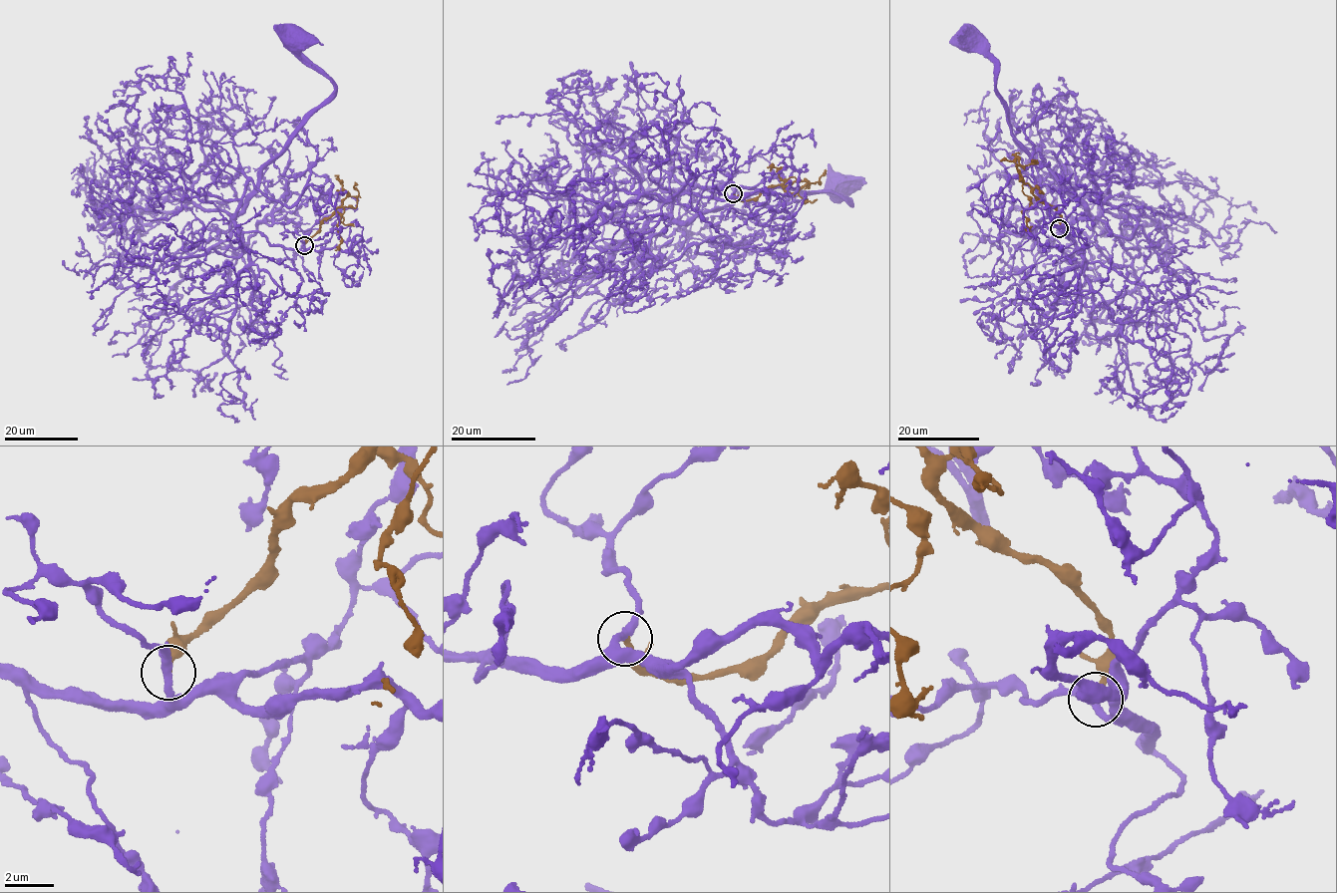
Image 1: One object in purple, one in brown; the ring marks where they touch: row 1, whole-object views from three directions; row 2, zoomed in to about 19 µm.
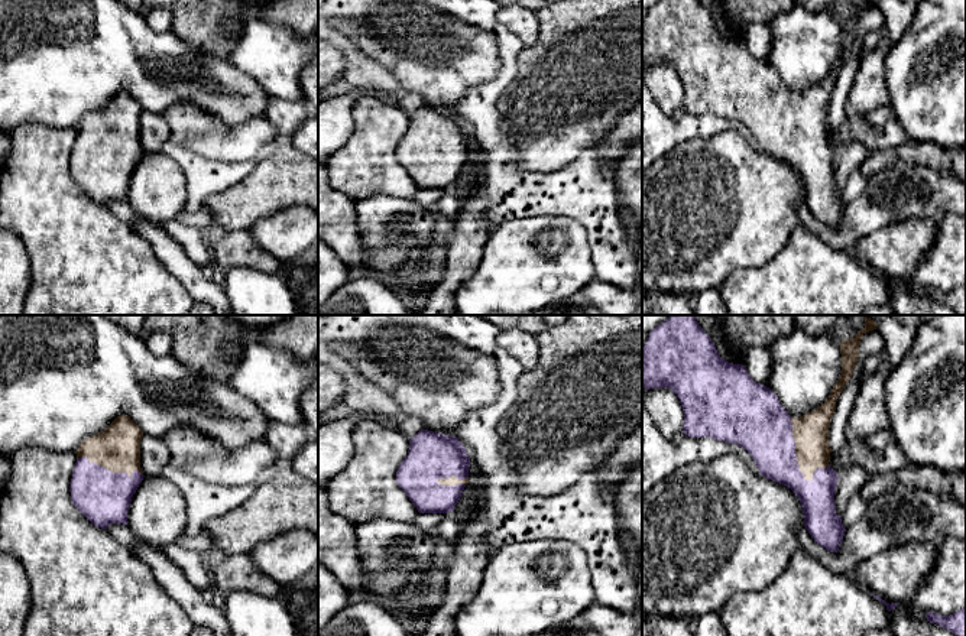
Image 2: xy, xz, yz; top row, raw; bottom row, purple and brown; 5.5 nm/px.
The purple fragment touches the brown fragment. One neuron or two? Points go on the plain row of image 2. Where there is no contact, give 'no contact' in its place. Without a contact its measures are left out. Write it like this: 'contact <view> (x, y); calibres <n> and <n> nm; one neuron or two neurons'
contact yz (794, 126); calibres 320 and 200 nm; one neuron

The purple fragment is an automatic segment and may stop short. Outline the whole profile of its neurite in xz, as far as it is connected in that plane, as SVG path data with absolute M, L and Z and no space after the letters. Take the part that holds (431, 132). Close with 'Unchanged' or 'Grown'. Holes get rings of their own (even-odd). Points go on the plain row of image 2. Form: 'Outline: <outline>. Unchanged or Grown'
Outline: M422 106L409 116L409 127L396 147L396 159L419 189L448 189L469 159L470 133L457 113Z. Grown

